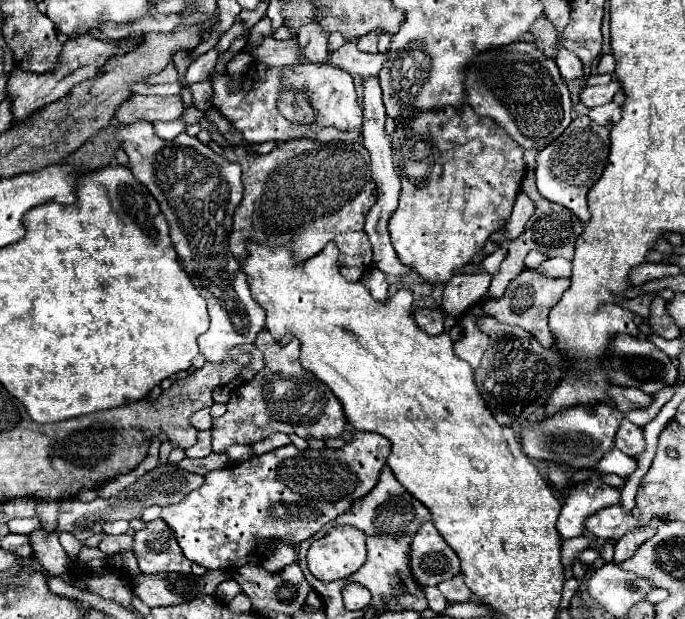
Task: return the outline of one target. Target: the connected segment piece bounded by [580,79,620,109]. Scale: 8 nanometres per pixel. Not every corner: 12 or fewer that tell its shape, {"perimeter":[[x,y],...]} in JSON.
{"perimeter":[[620,83],[582,87],[580,101],[586,107],[610,103]]}

